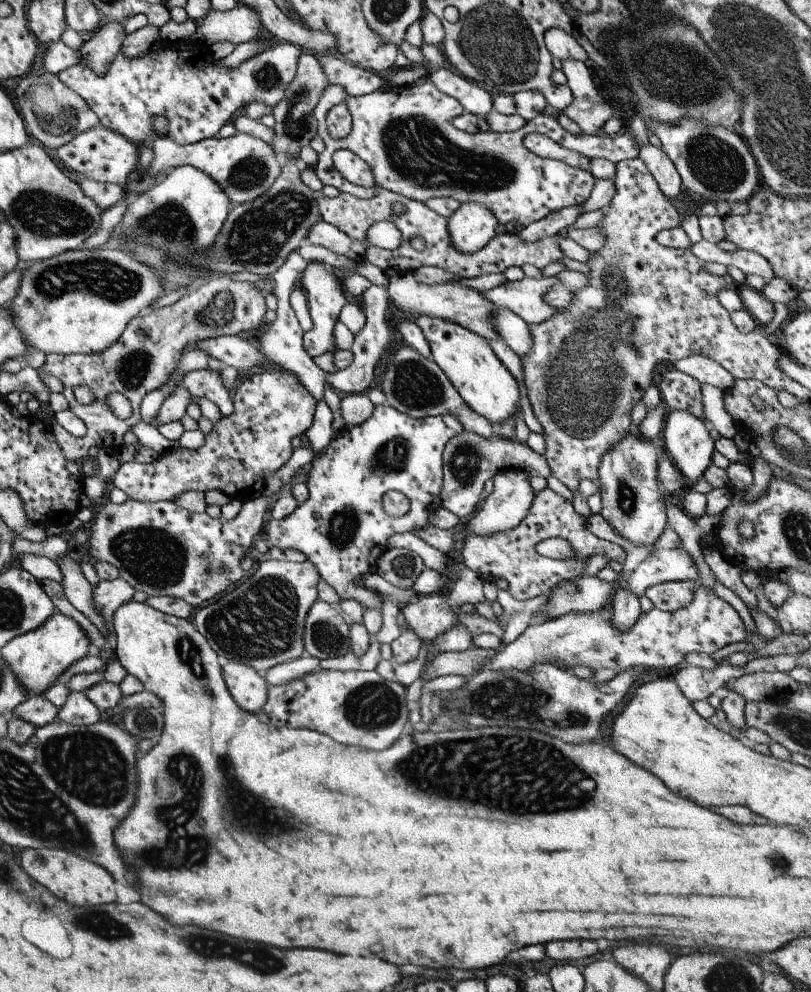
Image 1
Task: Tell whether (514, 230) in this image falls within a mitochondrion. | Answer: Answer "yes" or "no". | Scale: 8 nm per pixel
no

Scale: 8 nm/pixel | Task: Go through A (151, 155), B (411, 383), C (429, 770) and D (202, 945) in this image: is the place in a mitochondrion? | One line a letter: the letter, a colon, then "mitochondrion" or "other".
A: other
B: mitochondrion
C: mitochondrion
D: mitochondrion

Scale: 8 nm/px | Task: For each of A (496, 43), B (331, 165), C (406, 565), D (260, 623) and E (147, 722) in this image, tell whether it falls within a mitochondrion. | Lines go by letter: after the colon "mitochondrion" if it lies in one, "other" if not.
A: mitochondrion
B: other
C: mitochondrion
D: mitochondrion
E: mitochondrion

